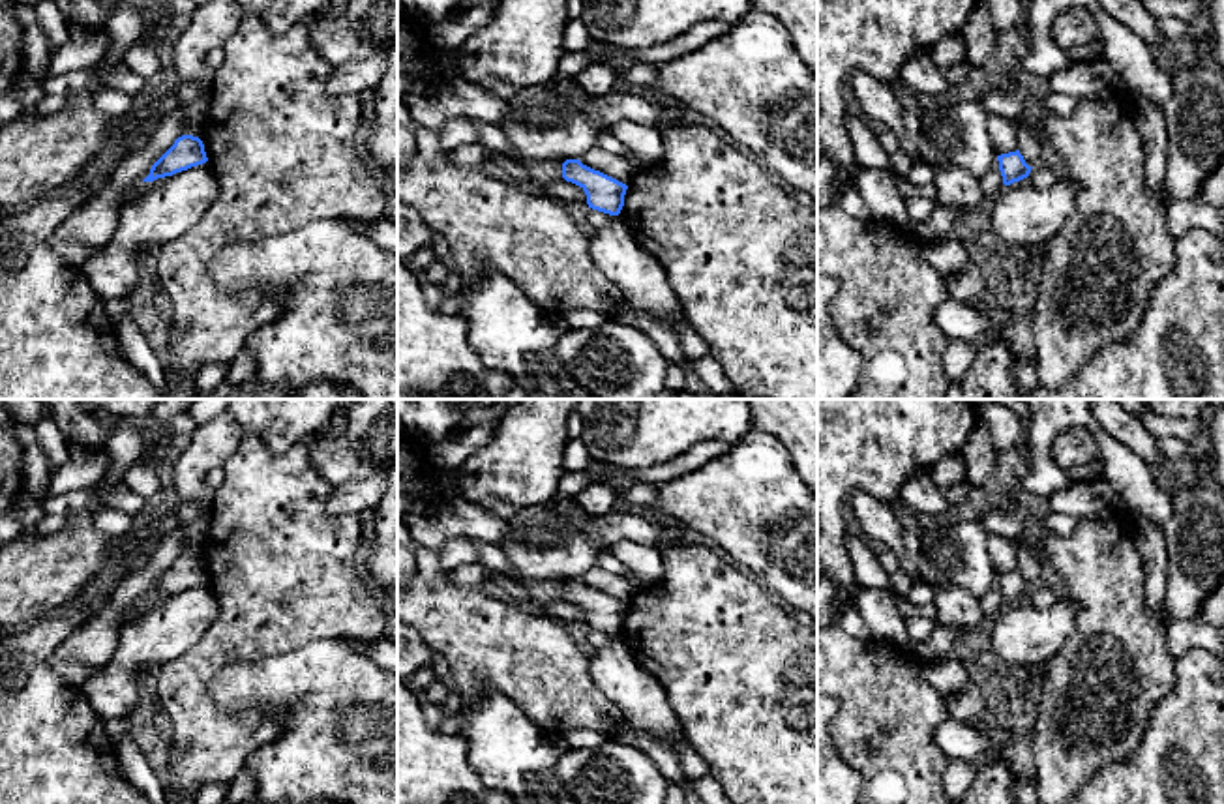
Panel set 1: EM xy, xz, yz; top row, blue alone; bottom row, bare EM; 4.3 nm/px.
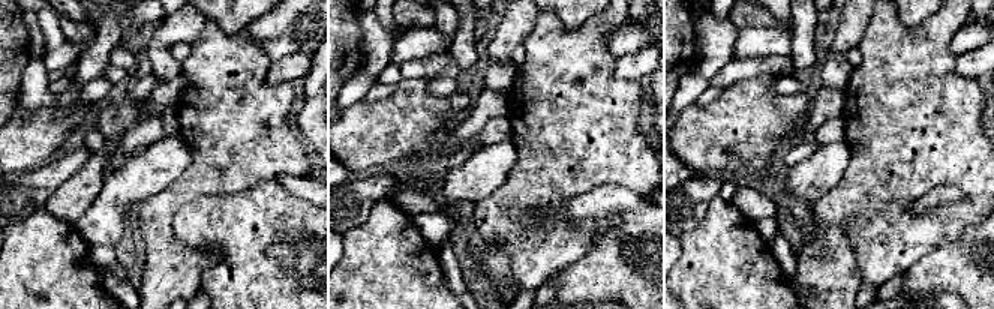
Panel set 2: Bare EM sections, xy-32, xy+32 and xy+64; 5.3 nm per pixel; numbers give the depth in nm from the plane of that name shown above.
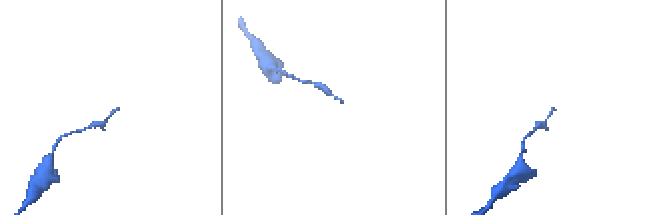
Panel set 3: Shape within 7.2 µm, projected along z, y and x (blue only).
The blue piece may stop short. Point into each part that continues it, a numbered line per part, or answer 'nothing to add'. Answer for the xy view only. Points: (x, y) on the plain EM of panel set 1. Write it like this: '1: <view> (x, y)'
nothing to add

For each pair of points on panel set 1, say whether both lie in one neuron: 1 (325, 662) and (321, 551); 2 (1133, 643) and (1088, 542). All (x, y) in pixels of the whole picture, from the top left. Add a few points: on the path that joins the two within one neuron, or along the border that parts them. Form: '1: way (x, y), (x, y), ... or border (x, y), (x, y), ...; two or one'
1: border (343, 640), (313, 640), (283, 655); two
2: way (1112, 619), (1103, 566); one

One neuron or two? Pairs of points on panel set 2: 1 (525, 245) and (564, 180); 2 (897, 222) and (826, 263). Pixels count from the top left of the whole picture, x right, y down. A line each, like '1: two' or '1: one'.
1: one
2: two

